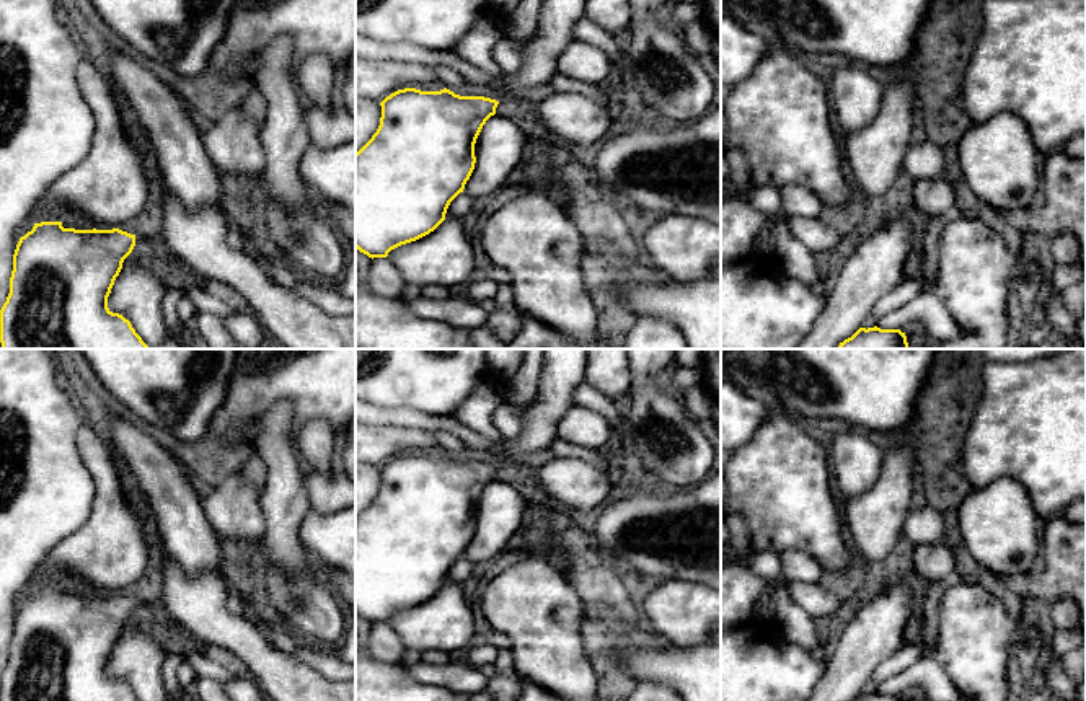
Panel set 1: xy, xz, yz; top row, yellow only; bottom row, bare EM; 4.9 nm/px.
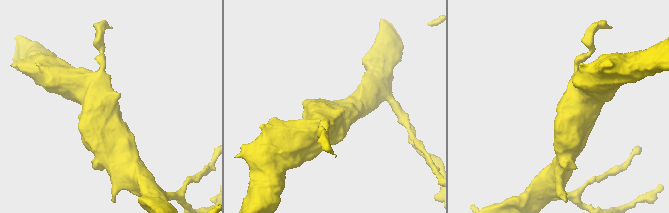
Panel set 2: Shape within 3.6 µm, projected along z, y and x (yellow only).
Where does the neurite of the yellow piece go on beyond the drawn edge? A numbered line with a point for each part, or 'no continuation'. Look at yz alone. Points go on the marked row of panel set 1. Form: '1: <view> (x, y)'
no continuation

